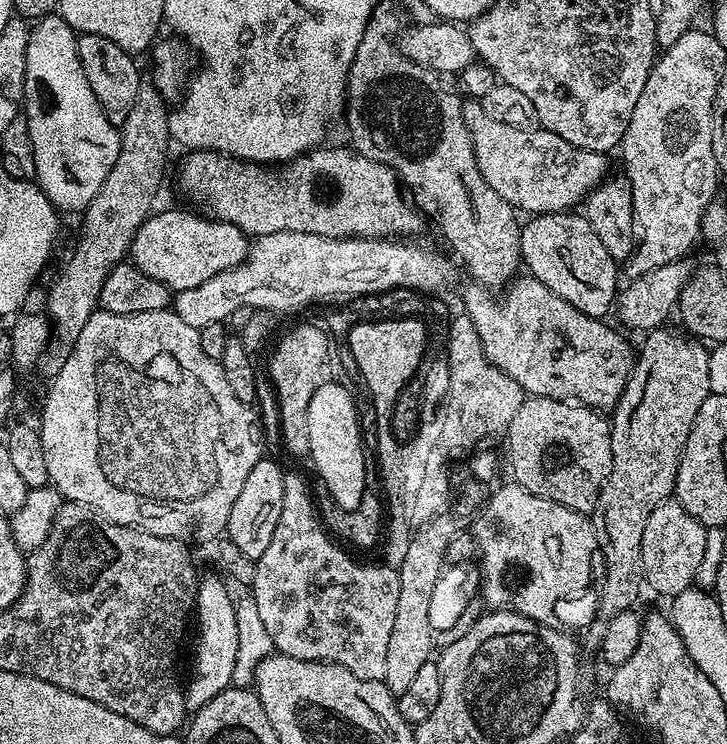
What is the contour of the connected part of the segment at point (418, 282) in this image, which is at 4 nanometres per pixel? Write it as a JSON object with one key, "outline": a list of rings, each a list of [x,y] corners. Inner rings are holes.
{"outline":[[[275,232],[274,234],[255,237],[255,239],[251,241],[248,256],[238,266],[234,266],[222,274],[214,274],[214,278],[202,282],[202,286],[194,286],[190,290],[182,290],[181,292],[175,293],[174,310],[178,314],[178,318],[182,318],[182,322],[186,322],[190,326],[200,329],[202,326],[210,326],[211,324],[219,324],[227,321],[229,316],[234,313],[234,310],[238,310],[238,306],[247,306],[253,310],[267,310],[269,312],[283,314],[283,312],[292,312],[295,308],[304,308],[307,304],[316,304],[319,300],[344,302],[340,300],[348,300],[351,296],[372,296],[375,292],[388,292],[391,288],[416,288],[412,290],[420,294],[436,294],[439,293],[439,288],[446,287],[451,280],[452,264],[446,257],[439,256],[436,252],[427,252],[424,248],[415,248],[412,242],[401,242],[396,238],[326,238],[318,234]]]}

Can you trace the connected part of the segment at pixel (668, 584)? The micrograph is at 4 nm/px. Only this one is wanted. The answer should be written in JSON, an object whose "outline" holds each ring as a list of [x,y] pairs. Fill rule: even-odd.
{"outline":[[[675,498],[662,501],[646,518],[646,530],[642,530],[642,570],[643,583],[648,584],[660,596],[671,598],[682,590],[695,585],[695,574],[701,565],[702,554],[705,553],[706,534],[703,528]]]}

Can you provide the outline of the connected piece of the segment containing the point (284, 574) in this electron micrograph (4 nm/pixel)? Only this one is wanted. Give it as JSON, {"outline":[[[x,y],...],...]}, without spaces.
{"outline":[[[285,471],[282,514],[278,514],[278,526],[274,526],[274,538],[270,538],[266,554],[256,559],[257,569],[250,595],[254,602],[258,602],[258,615],[276,652],[303,660],[327,660],[330,664],[346,666],[346,670],[358,674],[358,678],[383,680],[386,645],[390,642],[390,630],[394,630],[394,610],[398,610],[400,573],[393,565],[391,568],[388,564],[359,564],[343,550],[326,531],[314,492],[308,489],[307,482],[296,472]]]}

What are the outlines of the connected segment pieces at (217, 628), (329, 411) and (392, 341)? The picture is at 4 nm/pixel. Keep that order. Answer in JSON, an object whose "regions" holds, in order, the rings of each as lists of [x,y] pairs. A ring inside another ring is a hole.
{"regions":[[[[219,575],[208,576],[196,586],[194,620],[200,623],[200,641],[196,644],[196,661],[192,664],[192,681],[187,681],[184,701],[189,713],[196,713],[210,698],[222,694],[232,684],[234,662],[238,654],[238,618],[236,600],[228,593],[225,581]]],[[[325,382],[314,390],[308,407],[308,456],[320,475],[323,491],[338,502],[344,510],[354,510],[362,502],[368,484],[368,464],[364,461],[364,440],[360,437],[360,420],[356,417],[356,404],[348,389],[340,382]]],[[[398,318],[396,320],[378,320],[376,322],[357,321],[348,332],[348,345],[354,354],[359,368],[361,381],[364,380],[372,398],[376,421],[375,432],[386,428],[388,436],[396,434],[394,429],[394,408],[398,398],[403,395],[406,384],[417,370],[424,350],[428,347],[428,337],[421,319]],[[394,382],[394,388],[388,384]]]]}

